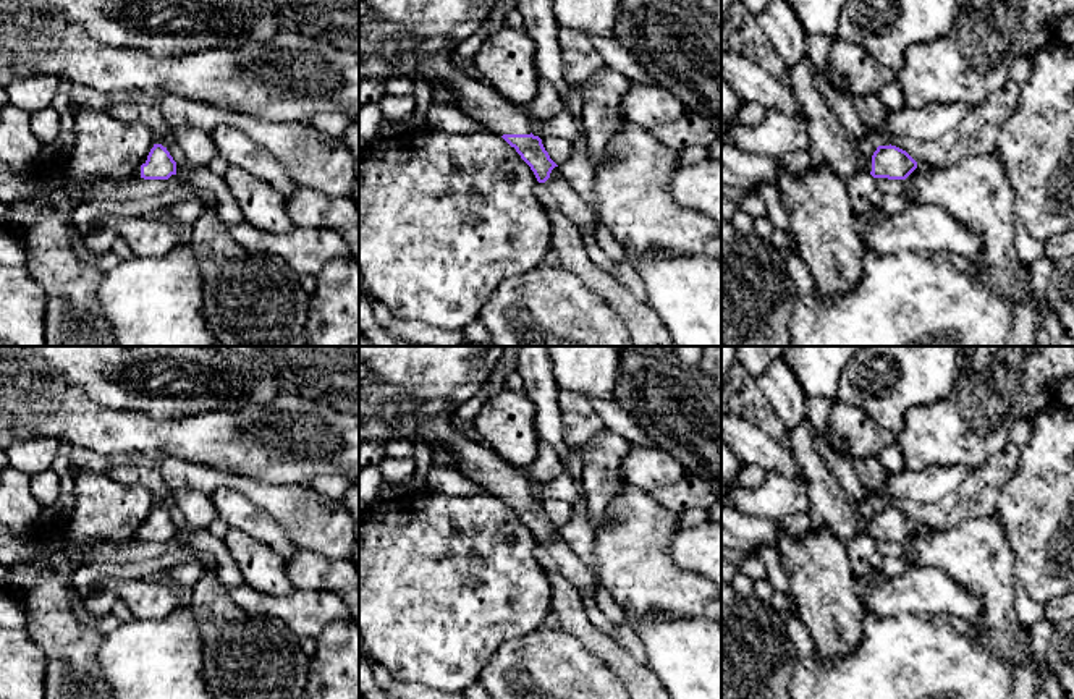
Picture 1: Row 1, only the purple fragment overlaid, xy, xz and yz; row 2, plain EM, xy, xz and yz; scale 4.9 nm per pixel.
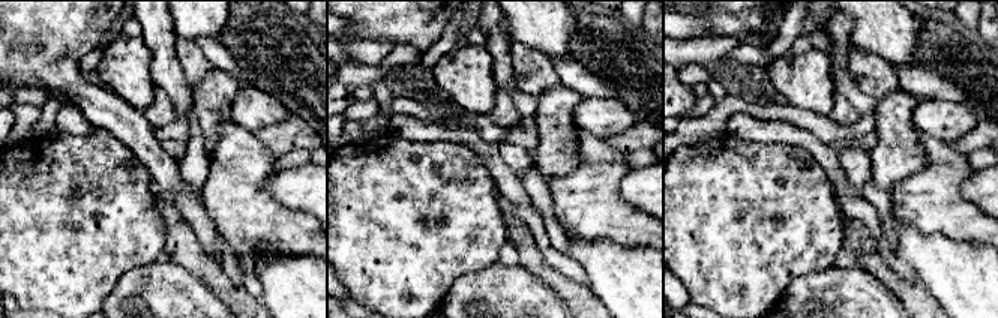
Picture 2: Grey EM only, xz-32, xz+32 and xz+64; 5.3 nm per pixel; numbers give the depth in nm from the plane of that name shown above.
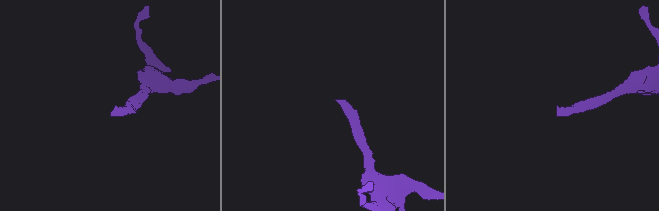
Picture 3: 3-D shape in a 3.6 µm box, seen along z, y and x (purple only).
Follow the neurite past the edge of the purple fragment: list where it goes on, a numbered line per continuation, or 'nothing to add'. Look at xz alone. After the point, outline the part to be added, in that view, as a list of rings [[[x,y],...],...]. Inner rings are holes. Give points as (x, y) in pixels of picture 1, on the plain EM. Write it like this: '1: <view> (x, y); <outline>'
1: xz (424, 372); [[[359,346],[359,364],[369,367],[370,375],[359,380],[359,426],[372,421],[396,424],[412,421],[414,434],[427,443],[437,443],[459,463],[459,471],[474,482],[487,487],[495,497],[531,497],[524,469],[510,464],[484,443],[463,437],[451,424],[451,413],[421,417],[419,409],[435,400],[445,398],[456,409],[472,398],[488,380],[503,354],[505,346]],[[409,395],[416,400],[411,411],[398,406],[398,398]]]

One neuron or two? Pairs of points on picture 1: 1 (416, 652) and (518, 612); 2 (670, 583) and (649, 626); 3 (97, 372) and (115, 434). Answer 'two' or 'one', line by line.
1: one
2: two
3: two

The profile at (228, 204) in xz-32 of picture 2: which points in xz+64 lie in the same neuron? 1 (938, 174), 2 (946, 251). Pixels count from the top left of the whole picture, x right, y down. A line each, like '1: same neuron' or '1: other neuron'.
1: same neuron
2: other neuron

